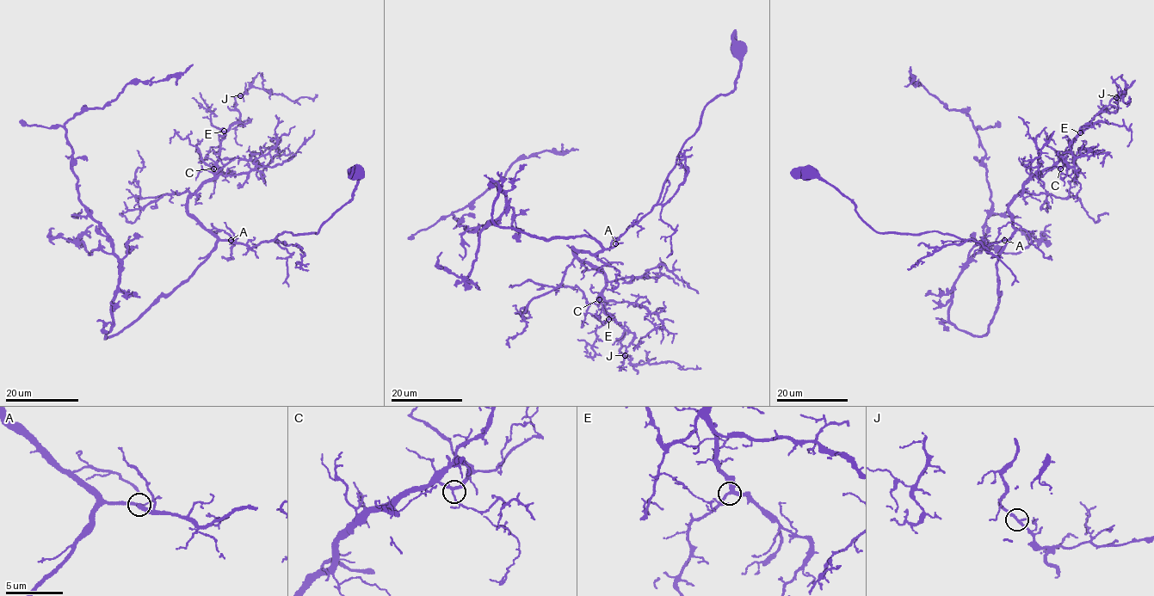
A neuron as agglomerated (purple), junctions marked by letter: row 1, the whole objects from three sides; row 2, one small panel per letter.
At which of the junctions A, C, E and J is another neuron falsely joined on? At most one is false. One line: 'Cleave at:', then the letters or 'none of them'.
Cleave at: none of them

